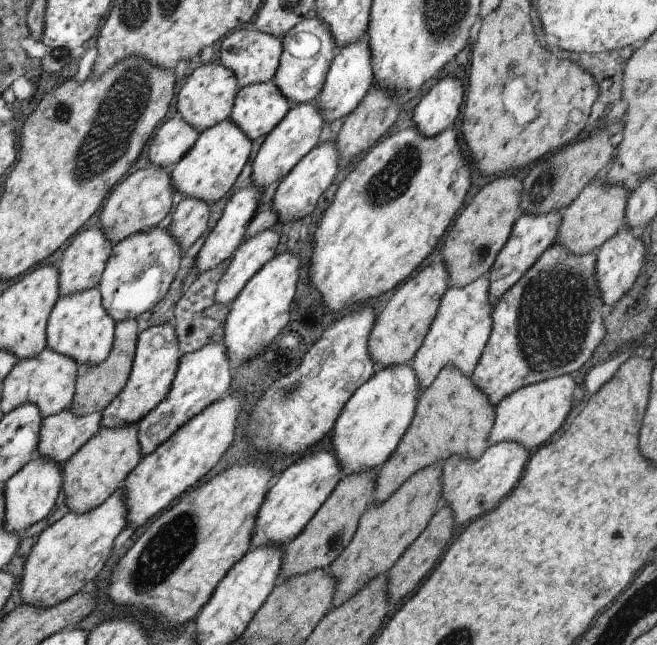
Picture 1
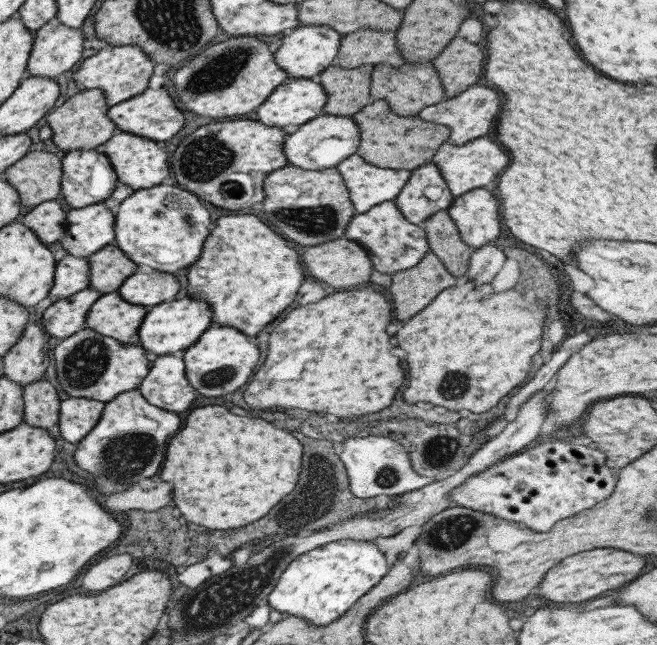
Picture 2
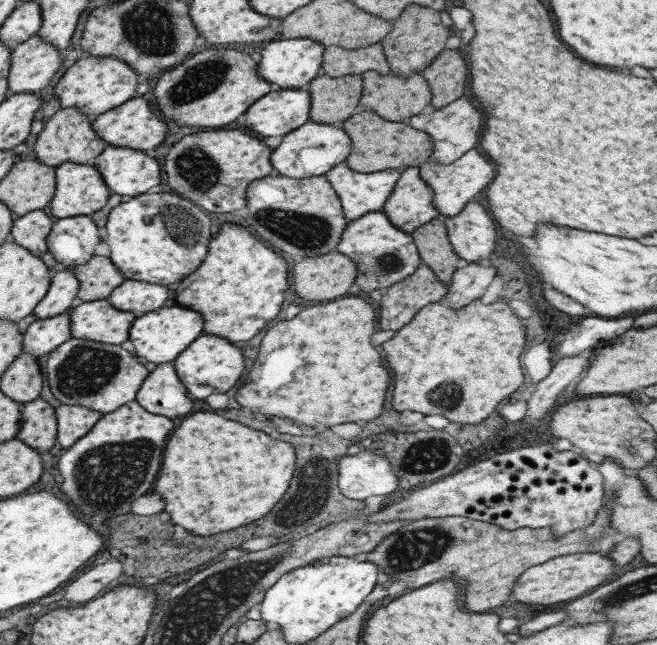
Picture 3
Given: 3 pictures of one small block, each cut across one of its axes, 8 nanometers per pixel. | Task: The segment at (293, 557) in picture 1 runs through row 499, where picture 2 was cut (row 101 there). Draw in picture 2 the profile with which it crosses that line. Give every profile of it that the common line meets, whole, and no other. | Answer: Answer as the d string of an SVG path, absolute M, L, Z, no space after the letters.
M372 64L346 69L341 65L329 65L314 77L325 89L326 104L322 114L347 115L362 110L375 100L370 96L369 82Z

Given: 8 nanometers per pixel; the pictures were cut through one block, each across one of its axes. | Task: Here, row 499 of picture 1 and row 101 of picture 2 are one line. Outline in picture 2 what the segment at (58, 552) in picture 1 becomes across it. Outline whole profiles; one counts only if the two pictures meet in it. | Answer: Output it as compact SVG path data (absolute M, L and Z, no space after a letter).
M107 44L101 50L97 50L95 54L83 58L77 65L77 70L73 72L71 80L74 92L85 89L101 89L109 108L141 94L147 88L151 72L153 72L153 61L141 47Z

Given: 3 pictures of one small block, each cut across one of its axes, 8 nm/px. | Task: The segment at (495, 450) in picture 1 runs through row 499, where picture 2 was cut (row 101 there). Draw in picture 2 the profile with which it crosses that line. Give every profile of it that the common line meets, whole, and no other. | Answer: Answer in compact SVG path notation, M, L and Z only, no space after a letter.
M475 83L453 98L445 98L439 103L423 108L417 116L426 122L447 126L449 128L447 141L457 146L486 135L487 126L495 122L499 108L501 108L501 94L487 86Z

